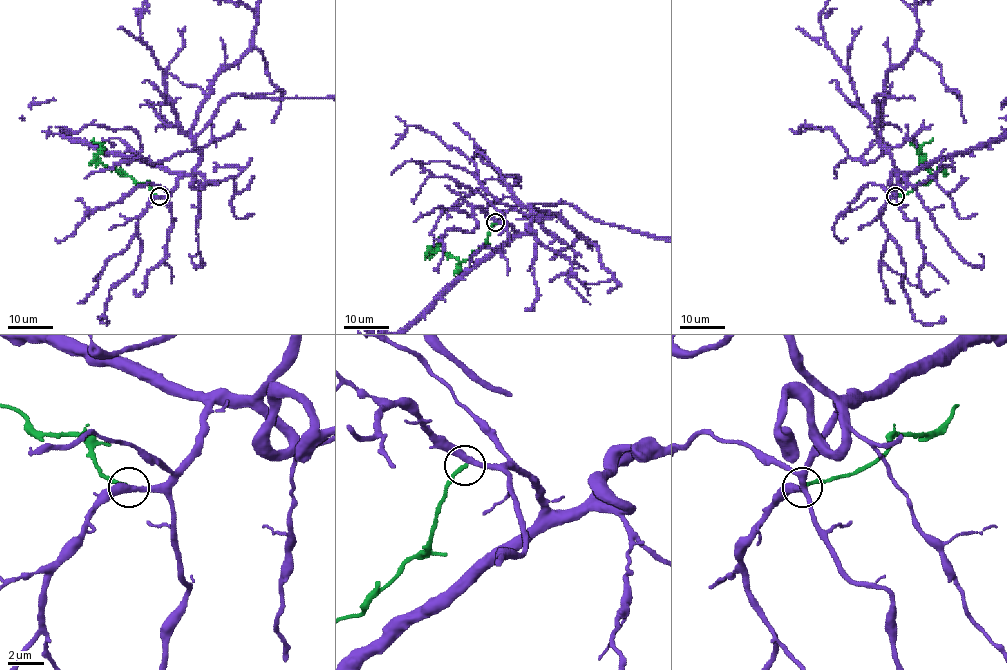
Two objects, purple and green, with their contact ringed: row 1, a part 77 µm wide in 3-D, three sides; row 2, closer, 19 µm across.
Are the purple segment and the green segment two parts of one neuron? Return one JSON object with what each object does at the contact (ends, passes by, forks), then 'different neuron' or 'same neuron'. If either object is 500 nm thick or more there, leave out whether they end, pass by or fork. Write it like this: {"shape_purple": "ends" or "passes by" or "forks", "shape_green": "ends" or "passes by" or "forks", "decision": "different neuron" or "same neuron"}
{"shape_purple": "passes by", "shape_green": "ends", "decision": "different neuron"}

